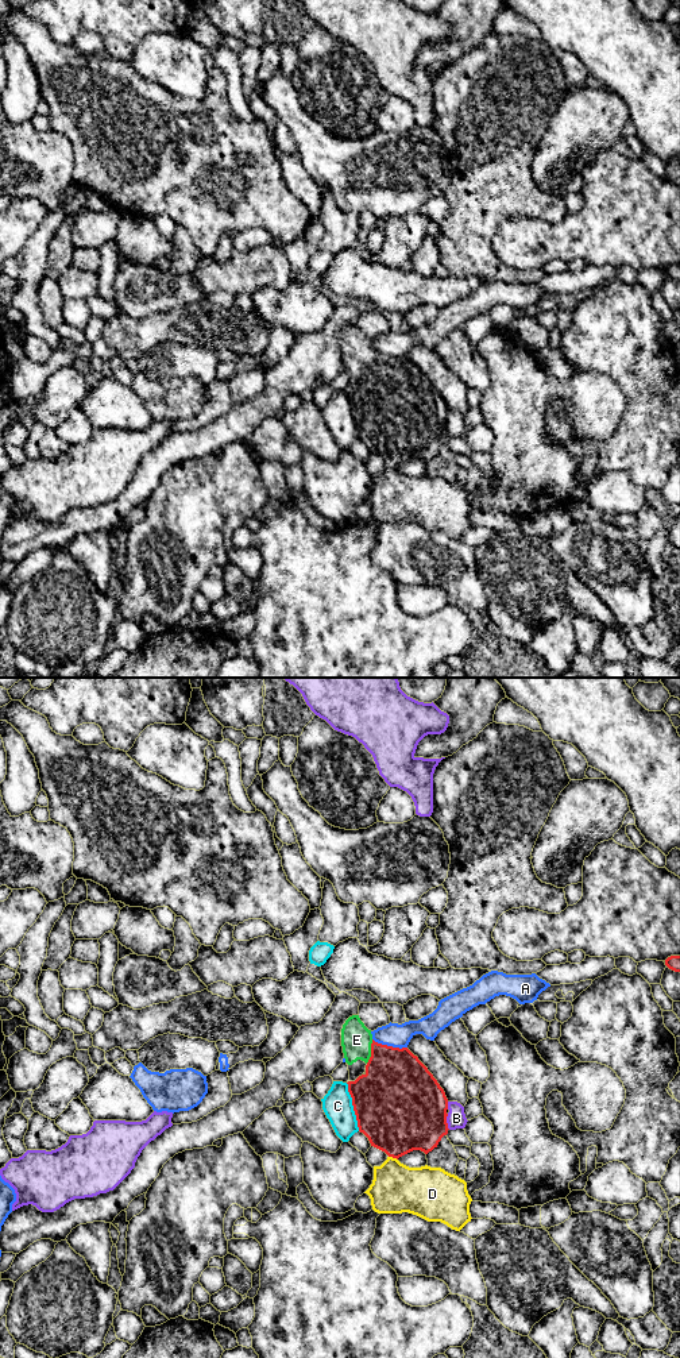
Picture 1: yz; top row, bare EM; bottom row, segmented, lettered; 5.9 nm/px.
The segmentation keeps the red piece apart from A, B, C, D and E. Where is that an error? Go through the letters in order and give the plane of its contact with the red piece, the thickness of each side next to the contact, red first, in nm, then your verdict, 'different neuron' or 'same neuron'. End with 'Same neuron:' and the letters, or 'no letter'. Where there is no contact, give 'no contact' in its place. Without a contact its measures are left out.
A: yz | 420/140 nm | different neuron
B: yz | 480/110 nm | different neuron
C: yz | 500/180 nm | different neuron
D: yz | 440/300 nm | different neuron
E: yz | 400/180 nm | same neuron
Same neuron: E

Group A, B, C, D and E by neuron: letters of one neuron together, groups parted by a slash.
A / B / C / D / E

